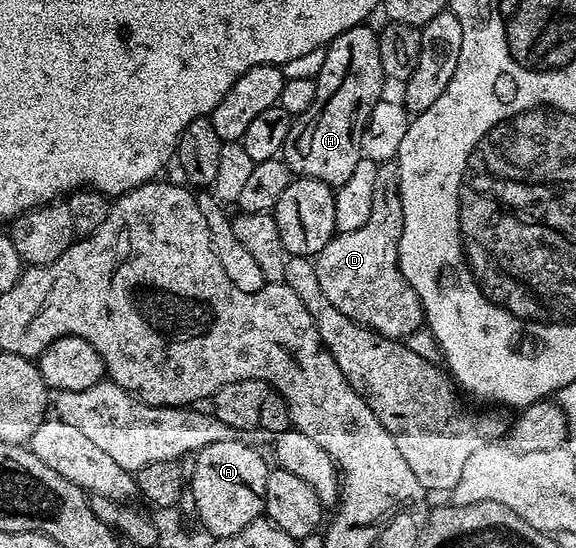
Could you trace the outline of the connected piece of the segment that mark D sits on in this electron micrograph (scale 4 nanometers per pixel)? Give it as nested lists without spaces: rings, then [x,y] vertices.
[[[390,161],[382,163],[375,173],[375,197],[371,201],[371,217],[359,225],[359,229],[342,231],[334,234],[327,245],[313,259],[315,277],[319,277],[319,286],[327,301],[339,309],[339,313],[347,313],[351,321],[368,327],[370,331],[378,331],[388,339],[400,339],[404,341],[408,335],[415,333],[423,326],[423,312],[421,310],[421,298],[415,293],[415,289],[403,277],[401,262],[399,261],[399,245],[403,233],[403,205],[399,197],[399,181],[397,180],[397,164]]]

